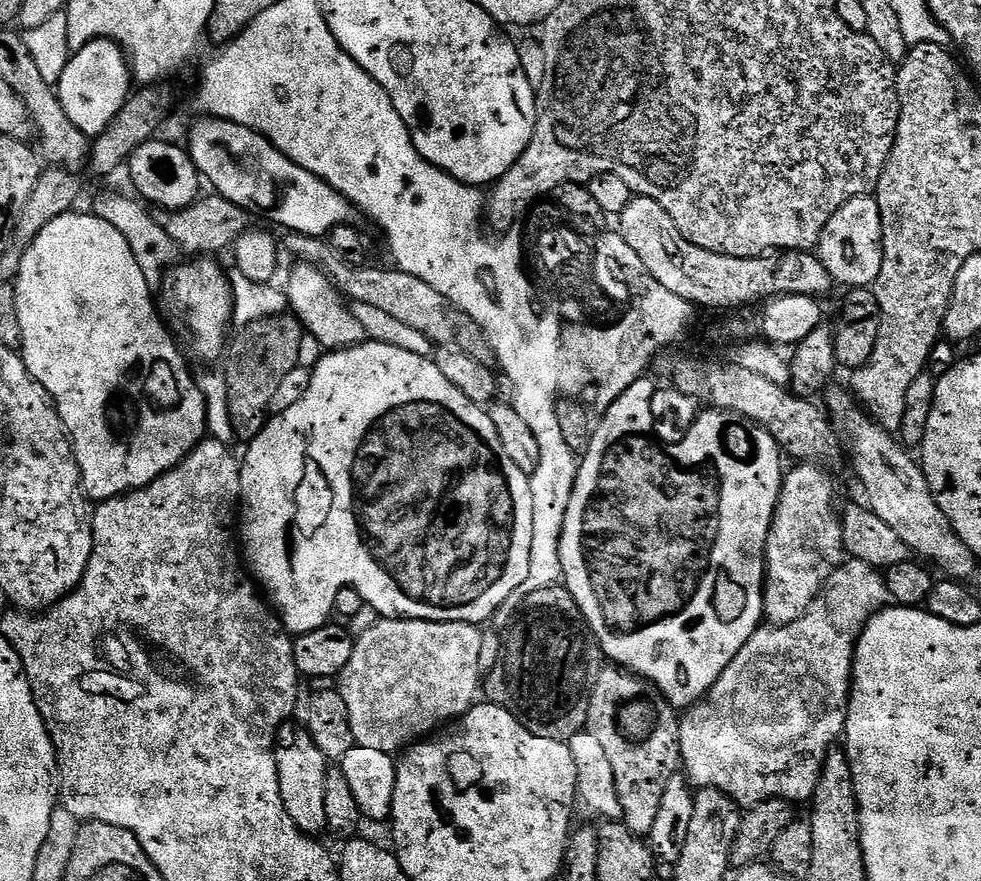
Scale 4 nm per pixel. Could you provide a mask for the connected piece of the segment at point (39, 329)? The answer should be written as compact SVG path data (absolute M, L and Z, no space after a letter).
M73 210L65 216L54 218L54 222L46 225L26 250L20 273L17 274L14 283L18 298L18 326L22 326L19 351L23 355L24 365L27 366L28 373L52 395L56 413L60 415L64 431L68 433L68 439L72 442L72 453L76 455L76 465L80 467L80 483L84 495L89 501L101 502L144 488L164 472L182 463L195 450L196 444L205 438L208 415L197 377L192 377L175 338L168 333L167 326L160 321L160 316L156 313L156 304L152 301L153 289L148 287L146 274L142 274L138 258L134 258L134 250L130 250L130 242L126 242L126 238L122 238L122 234L118 234L118 230L110 226L110 222L98 218L95 214L87 215L83 216L80 210Z

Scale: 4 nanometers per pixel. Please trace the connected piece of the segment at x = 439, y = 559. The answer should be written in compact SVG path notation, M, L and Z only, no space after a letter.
M365 339L363 344L353 344L351 348L328 350L323 354L325 356L311 369L310 384L302 398L285 413L273 415L247 445L248 453L242 456L242 507L238 512L238 536L242 541L242 556L251 575L292 634L318 630L323 624L329 623L336 606L336 595L343 588L358 590L365 605L380 612L376 614L384 618L483 625L483 620L490 619L529 581L531 542L534 539L534 507L529 473L518 470L518 466L510 462L506 450L502 450L502 442L498 438L498 430L494 430L491 415L481 405L470 402L470 398L466 398L458 386L451 384L442 375L442 370L438 370L435 359L410 354L410 350L370 339Z

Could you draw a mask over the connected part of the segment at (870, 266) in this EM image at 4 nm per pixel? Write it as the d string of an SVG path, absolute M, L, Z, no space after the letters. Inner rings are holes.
M875 195L854 198L836 211L834 218L826 222L826 230L822 230L818 255L837 285L848 284L849 289L875 285L884 257L882 218Z

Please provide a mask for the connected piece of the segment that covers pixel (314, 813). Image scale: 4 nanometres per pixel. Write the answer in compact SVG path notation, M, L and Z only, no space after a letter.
M286 722L276 733L276 769L280 779L282 802L286 806L286 814L306 834L320 834L328 828L326 822L326 774L330 762L318 750L314 738L307 727L296 722Z

